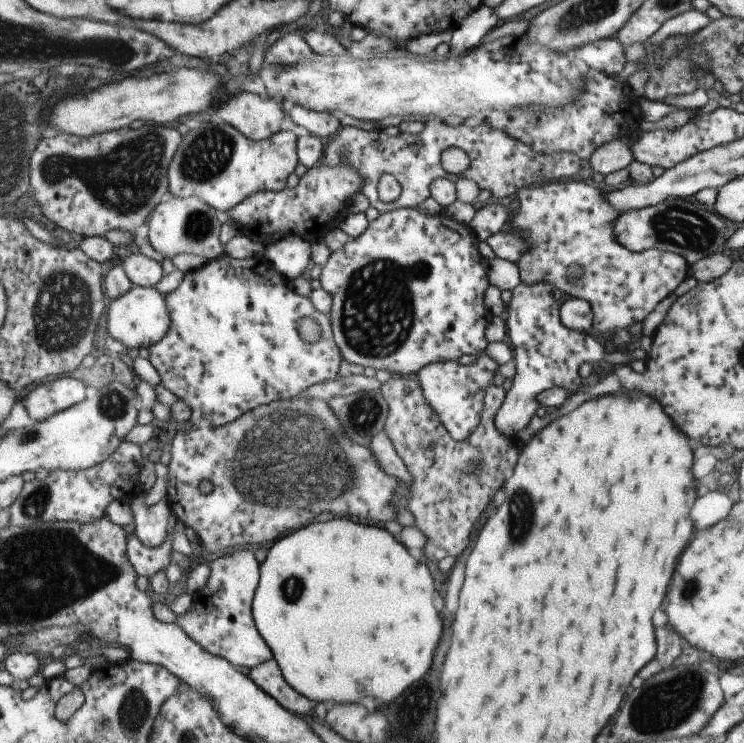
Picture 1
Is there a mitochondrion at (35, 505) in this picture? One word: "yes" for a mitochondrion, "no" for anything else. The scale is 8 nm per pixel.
yes

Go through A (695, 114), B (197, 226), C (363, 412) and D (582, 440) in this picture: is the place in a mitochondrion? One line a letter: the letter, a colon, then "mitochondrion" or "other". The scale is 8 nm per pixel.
A: other
B: mitochondrion
C: mitochondrion
D: other

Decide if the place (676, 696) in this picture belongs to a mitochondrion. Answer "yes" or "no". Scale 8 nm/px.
yes

